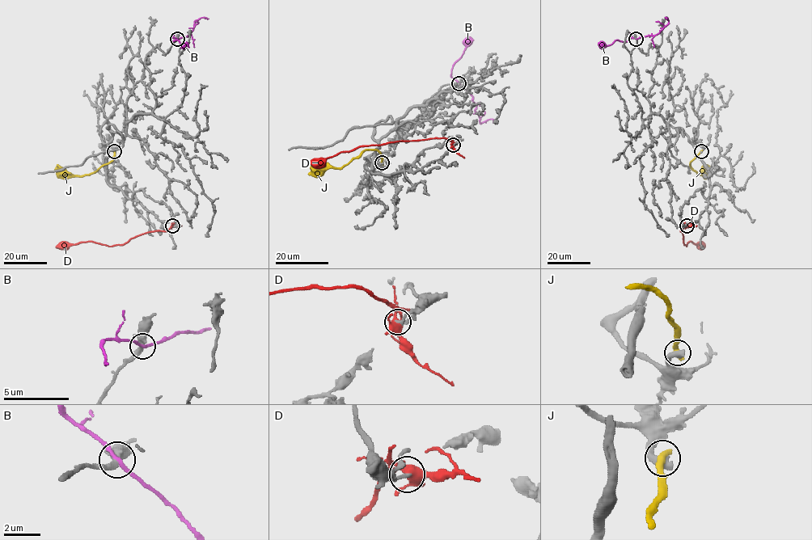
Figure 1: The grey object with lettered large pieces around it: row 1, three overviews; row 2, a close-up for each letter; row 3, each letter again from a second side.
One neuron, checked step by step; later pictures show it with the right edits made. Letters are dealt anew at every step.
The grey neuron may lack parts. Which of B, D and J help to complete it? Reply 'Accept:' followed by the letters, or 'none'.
Accept: none

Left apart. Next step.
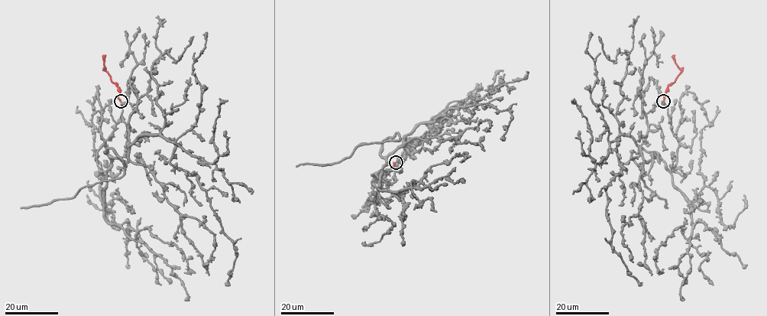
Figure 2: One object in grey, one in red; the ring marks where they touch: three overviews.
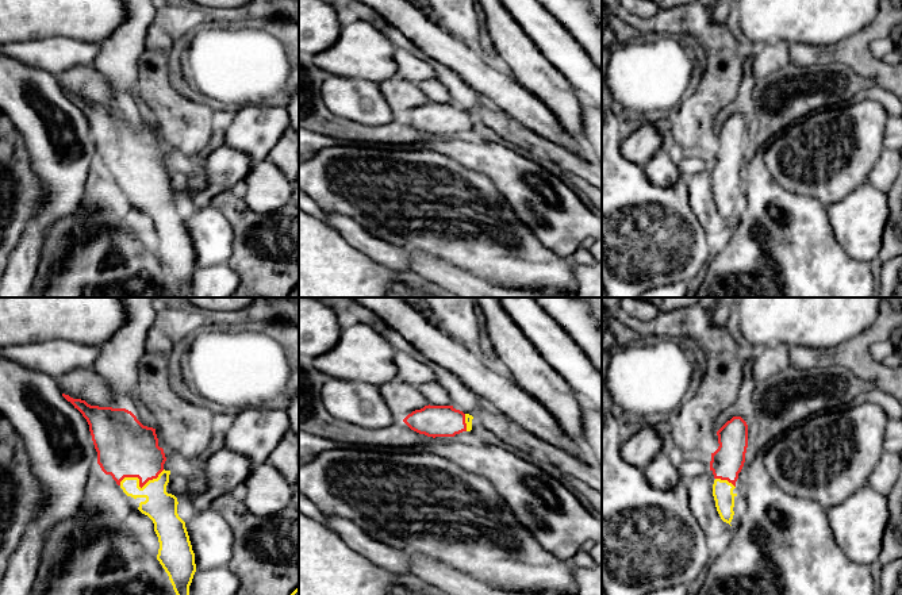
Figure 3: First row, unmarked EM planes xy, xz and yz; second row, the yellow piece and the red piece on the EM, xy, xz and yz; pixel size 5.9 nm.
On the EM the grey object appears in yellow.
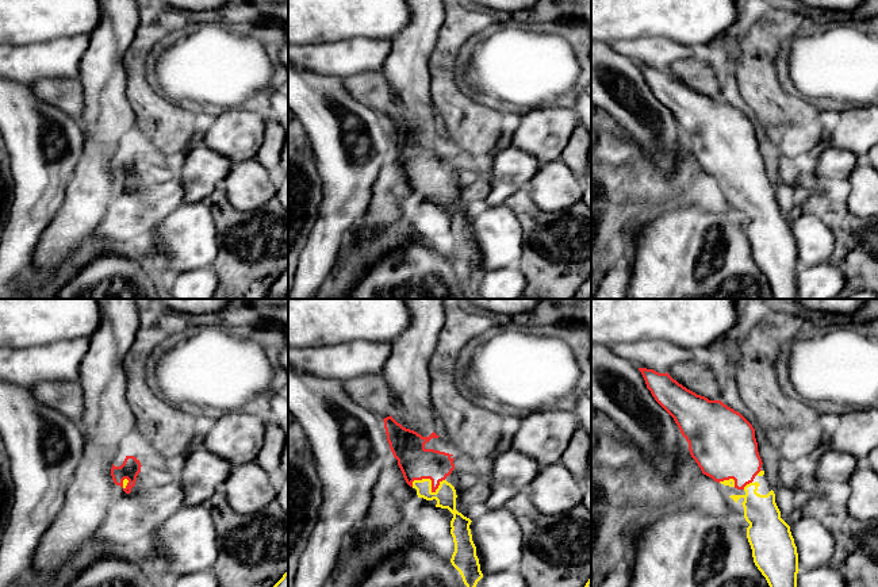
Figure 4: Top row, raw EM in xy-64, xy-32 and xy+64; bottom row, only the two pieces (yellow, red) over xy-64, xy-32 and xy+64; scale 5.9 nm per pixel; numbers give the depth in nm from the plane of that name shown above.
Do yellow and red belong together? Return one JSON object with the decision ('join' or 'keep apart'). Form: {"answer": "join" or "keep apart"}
{"answer": "join"}

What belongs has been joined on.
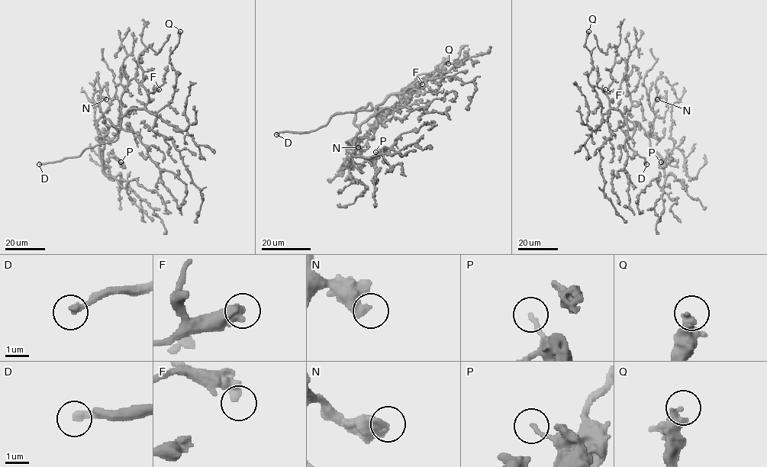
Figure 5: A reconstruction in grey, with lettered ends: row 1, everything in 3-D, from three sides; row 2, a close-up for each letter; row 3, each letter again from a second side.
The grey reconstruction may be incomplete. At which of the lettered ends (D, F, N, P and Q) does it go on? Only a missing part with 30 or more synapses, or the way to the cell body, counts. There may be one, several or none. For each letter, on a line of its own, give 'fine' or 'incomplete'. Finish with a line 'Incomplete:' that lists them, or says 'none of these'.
D: incomplete
F: fine
N: fine
P: fine
Q: fine
Incomplete: D

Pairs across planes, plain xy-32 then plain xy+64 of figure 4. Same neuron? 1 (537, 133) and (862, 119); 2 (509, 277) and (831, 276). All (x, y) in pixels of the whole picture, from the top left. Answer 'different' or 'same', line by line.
1: same
2: same

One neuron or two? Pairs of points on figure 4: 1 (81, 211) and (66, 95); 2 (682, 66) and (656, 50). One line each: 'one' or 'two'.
1: two
2: two

